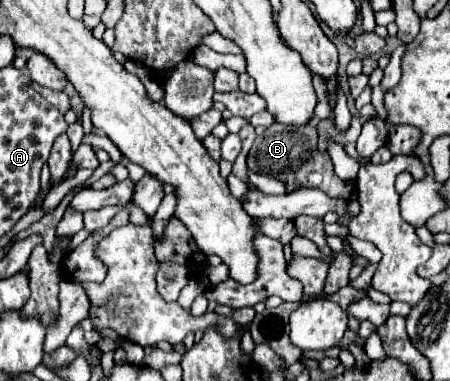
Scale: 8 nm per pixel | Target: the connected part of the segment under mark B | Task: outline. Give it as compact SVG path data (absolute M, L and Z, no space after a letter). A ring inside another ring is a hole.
M314 75L314 89L316 89L316 95L318 95L318 105L316 105L316 117L312 119L312 123L308 123L306 127L282 127L282 125L270 125L262 135L256 137L250 153L248 153L248 159L246 159L246 165L248 165L248 171L260 171L264 175L270 175L282 183L288 185L288 191L294 191L294 189L300 189L302 185L304 187L318 187L322 191L328 193L328 197L334 199L355 199L356 195L352 185L344 183L342 179L338 179L338 175L334 173L334 165L330 161L330 155L328 153L320 153L316 143L318 143L318 135L316 135L316 123L324 117L332 117L332 107L328 103L328 87L326 87L326 81L320 77L320 75Z

